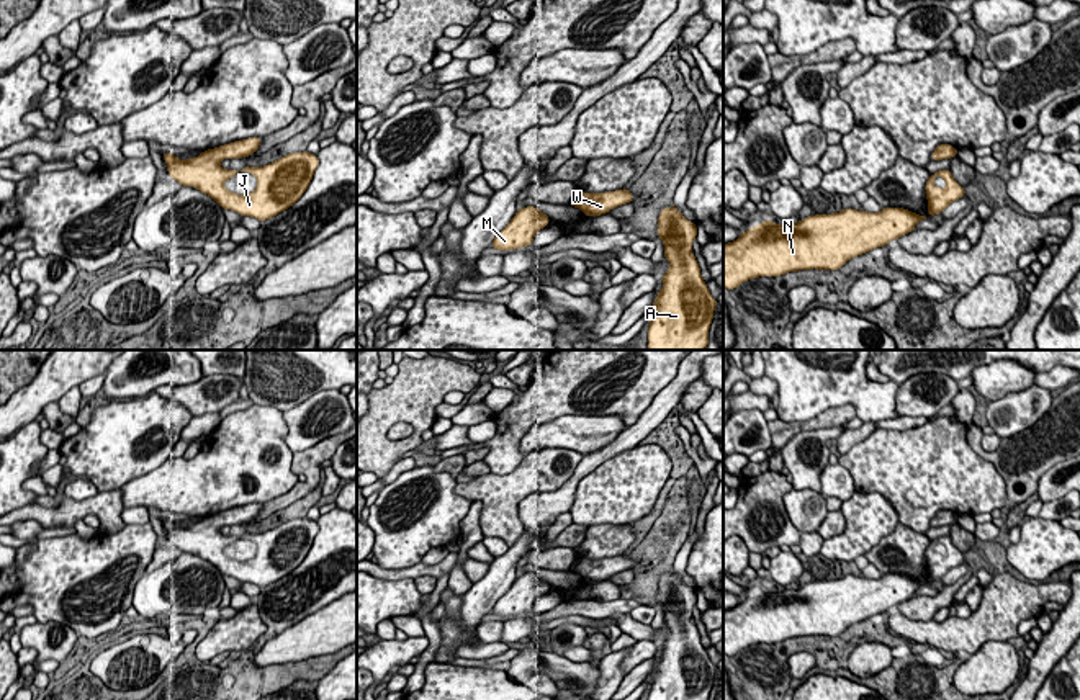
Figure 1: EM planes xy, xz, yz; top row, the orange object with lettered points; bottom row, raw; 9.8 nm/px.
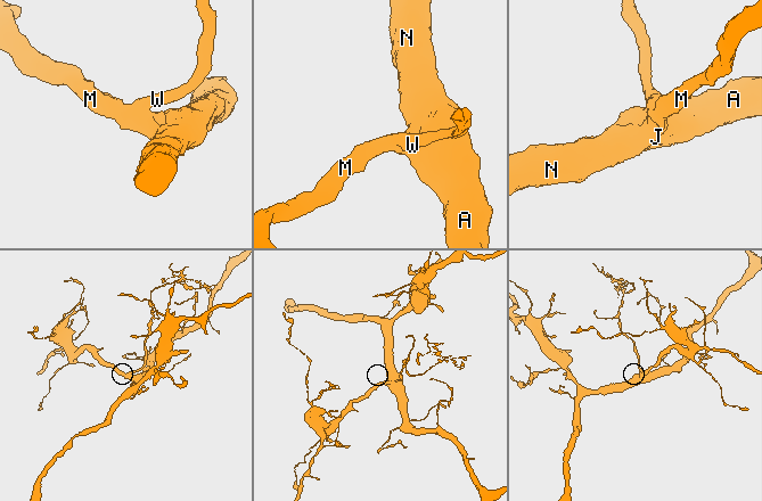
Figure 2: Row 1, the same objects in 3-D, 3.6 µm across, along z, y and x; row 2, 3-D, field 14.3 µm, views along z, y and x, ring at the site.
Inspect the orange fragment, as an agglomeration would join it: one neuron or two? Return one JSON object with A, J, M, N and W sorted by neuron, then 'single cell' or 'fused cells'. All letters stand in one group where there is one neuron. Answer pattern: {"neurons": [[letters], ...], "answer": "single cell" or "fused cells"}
{"neurons": [["A", "J", "M", "N", "W"]], "answer": "single cell"}

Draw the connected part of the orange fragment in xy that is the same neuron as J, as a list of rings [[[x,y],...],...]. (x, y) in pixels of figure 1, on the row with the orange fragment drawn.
[[[260,137],[229,142],[201,152],[198,157],[180,160],[164,152],[169,175],[182,186],[193,186],[211,196],[221,208],[250,216],[260,222],[293,206],[308,190],[319,165],[316,154],[288,154],[263,167],[244,167],[257,178],[257,188],[249,195],[237,195],[224,188],[237,170],[226,170],[219,164],[224,159],[242,159],[260,147]]]

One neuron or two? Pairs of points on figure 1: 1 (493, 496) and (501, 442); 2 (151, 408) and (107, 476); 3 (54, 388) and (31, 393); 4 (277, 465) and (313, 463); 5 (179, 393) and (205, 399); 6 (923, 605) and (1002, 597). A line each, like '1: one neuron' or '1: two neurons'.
1: two neurons
2: one neuron
3: one neuron
4: two neurons
5: one neuron
6: two neurons

